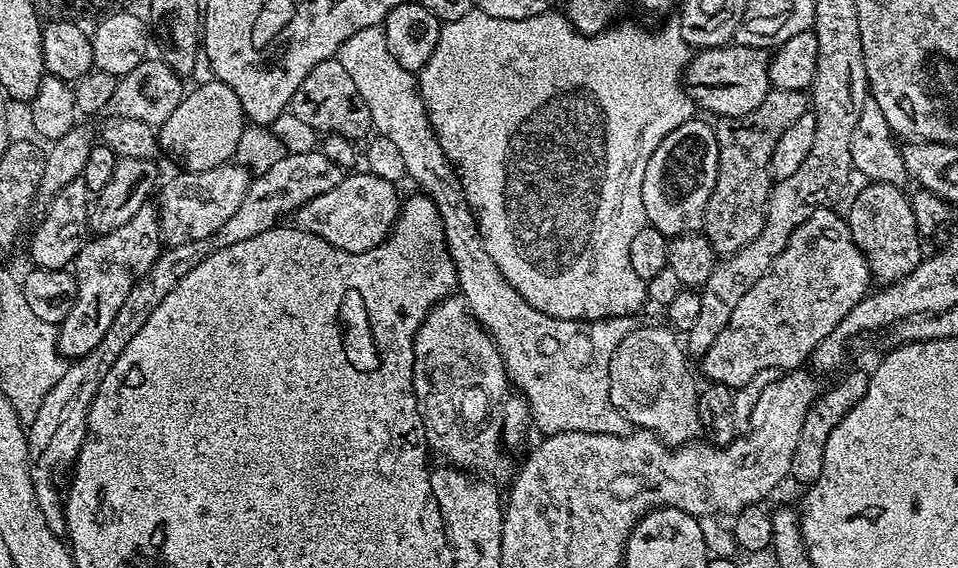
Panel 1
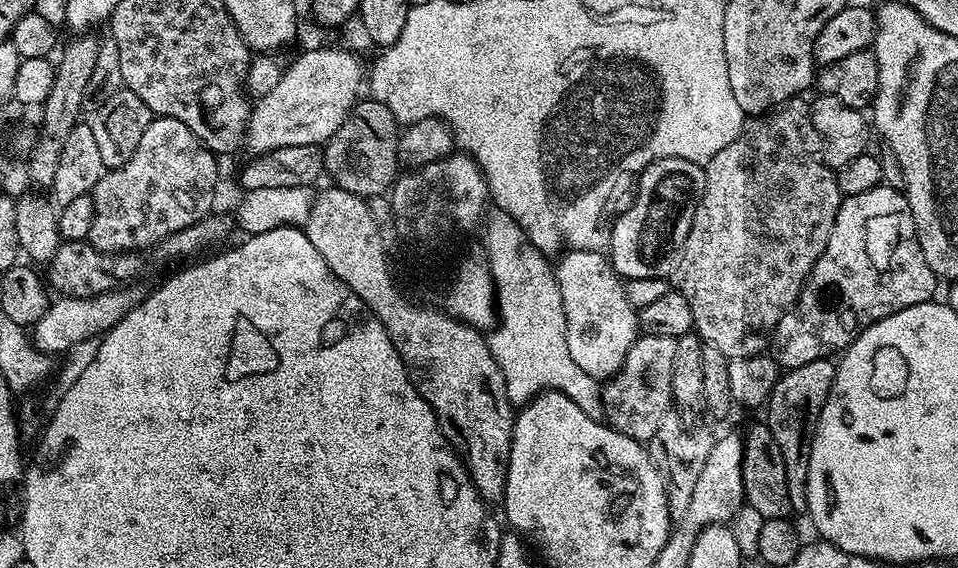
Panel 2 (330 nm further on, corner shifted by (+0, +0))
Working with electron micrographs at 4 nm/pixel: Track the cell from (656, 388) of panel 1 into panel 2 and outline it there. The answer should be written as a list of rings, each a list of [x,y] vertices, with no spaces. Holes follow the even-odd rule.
[[[568,250],[559,257],[560,261],[555,261],[554,271],[556,274],[556,281],[562,290],[562,306],[566,314],[566,346],[570,346],[570,358],[574,358],[574,363],[586,370],[586,374],[590,374],[598,382],[607,381],[609,378],[615,377],[616,371],[620,366],[626,354],[630,350],[630,346],[635,342],[638,335],[638,312],[637,309],[632,307],[632,303],[626,298],[624,293],[624,280],[617,276],[616,271],[612,269],[612,261],[608,259],[604,252],[587,252],[586,250]]]

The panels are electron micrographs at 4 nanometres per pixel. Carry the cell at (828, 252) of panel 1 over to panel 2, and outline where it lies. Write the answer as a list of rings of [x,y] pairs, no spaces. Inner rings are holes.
[[[881,186],[866,190],[857,196],[844,196],[841,199],[840,209],[836,215],[834,230],[830,230],[830,242],[826,242],[826,250],[822,250],[818,262],[812,267],[812,273],[809,274],[808,280],[800,292],[800,297],[792,305],[792,309],[780,319],[778,326],[772,330],[770,354],[774,357],[776,363],[780,365],[781,369],[787,370],[789,368],[797,368],[798,366],[806,366],[806,362],[814,362],[815,360],[831,357],[833,355],[831,352],[836,352],[835,354],[843,353],[844,349],[849,348],[856,340],[856,337],[874,322],[878,322],[882,318],[886,318],[903,308],[909,308],[915,304],[929,303],[935,297],[932,295],[936,292],[936,284],[938,285],[938,278],[932,273],[930,266],[926,266],[926,258],[922,254],[920,243],[916,237],[916,227],[914,226],[912,211],[908,205],[908,197],[904,195],[899,187],[887,188],[887,186]]]

